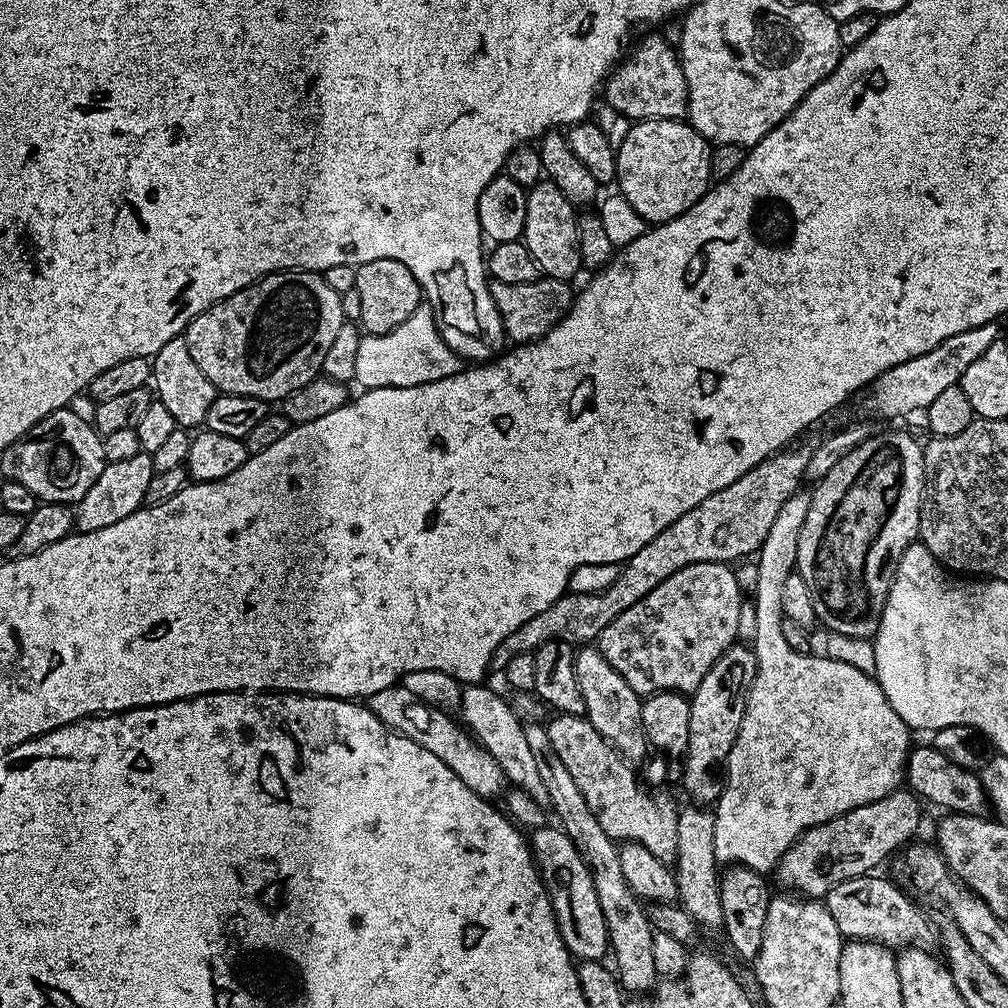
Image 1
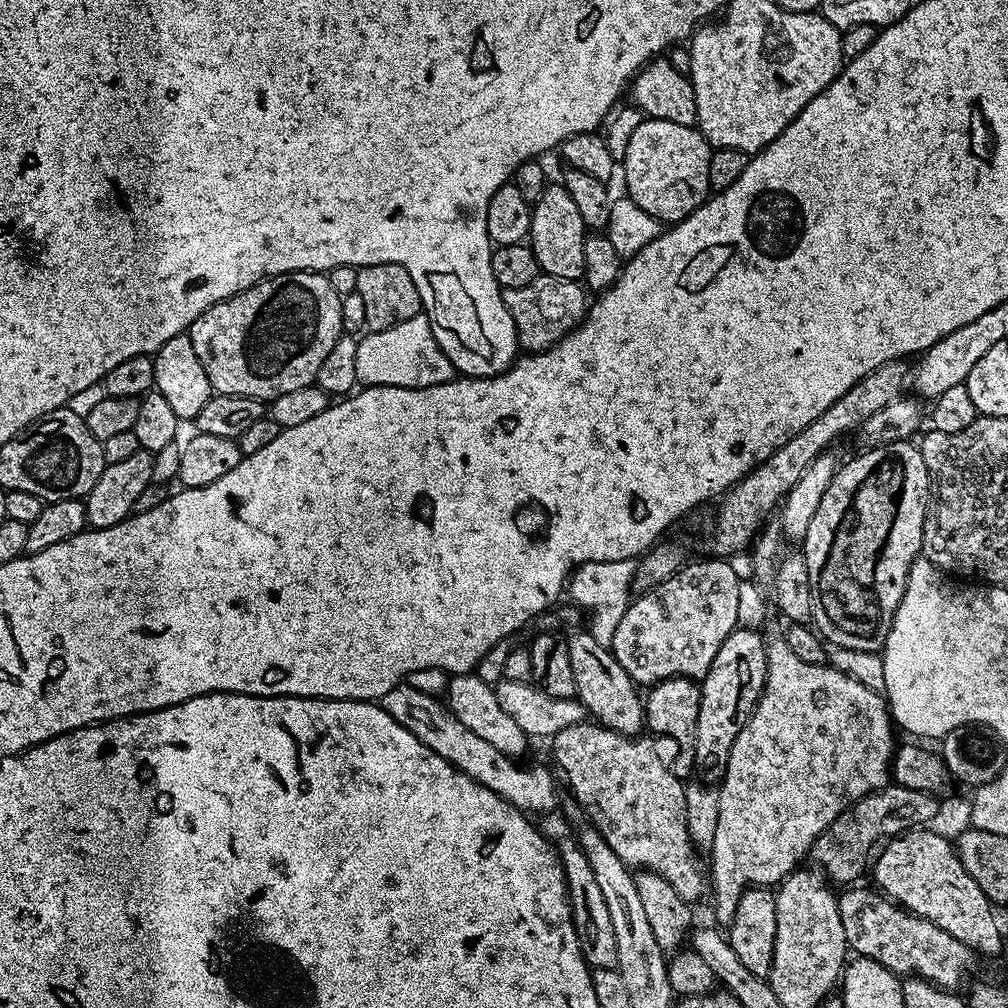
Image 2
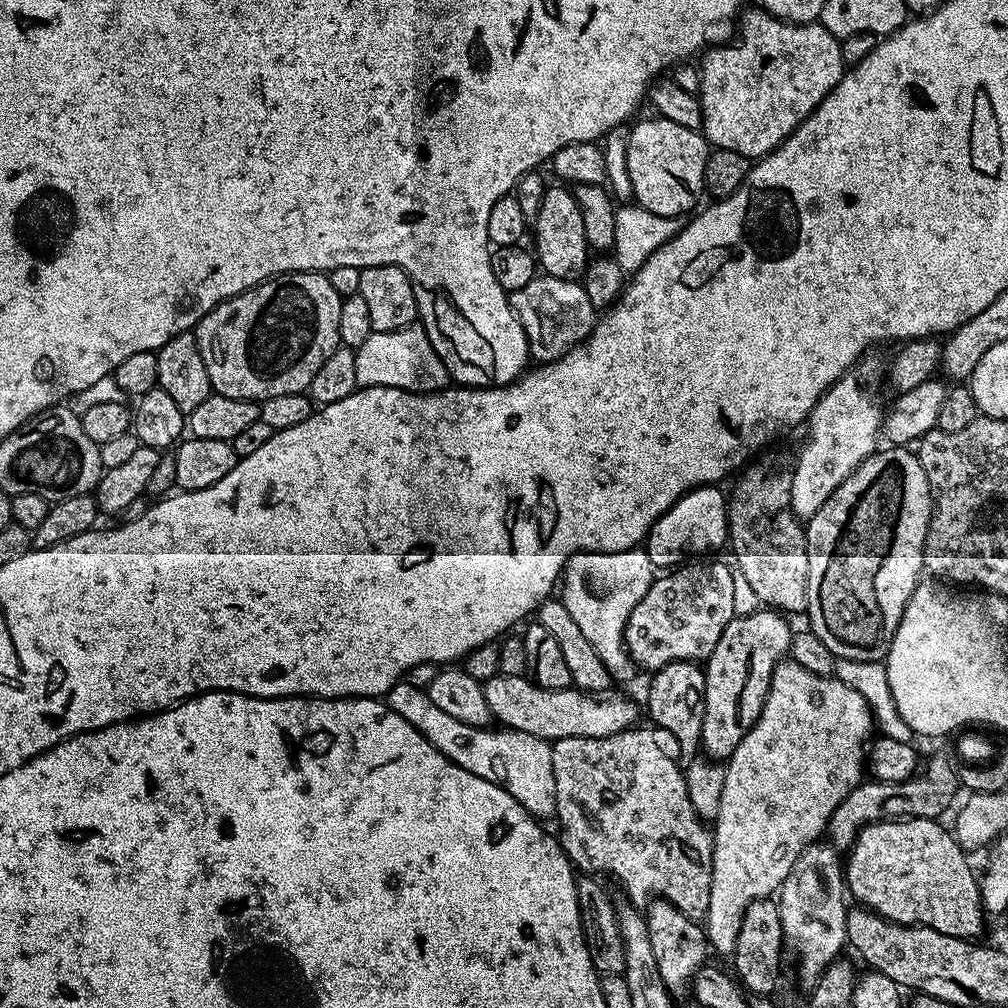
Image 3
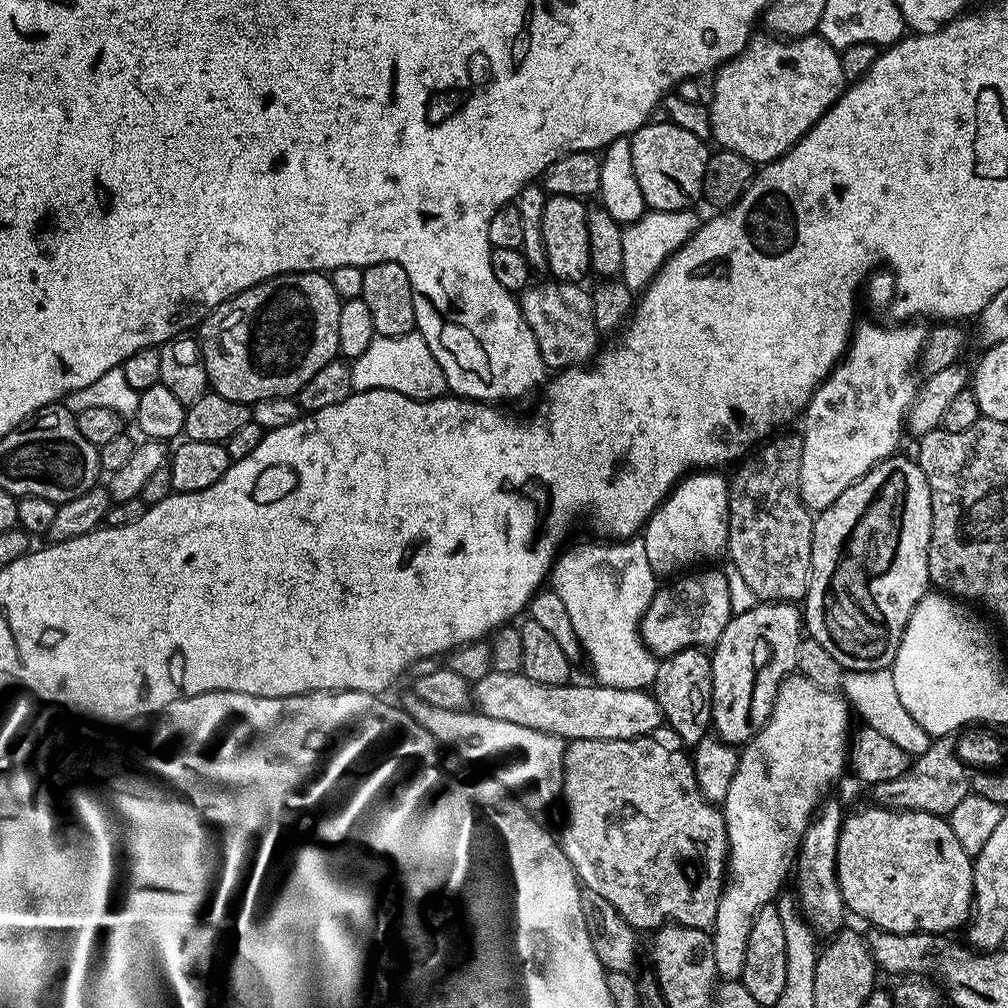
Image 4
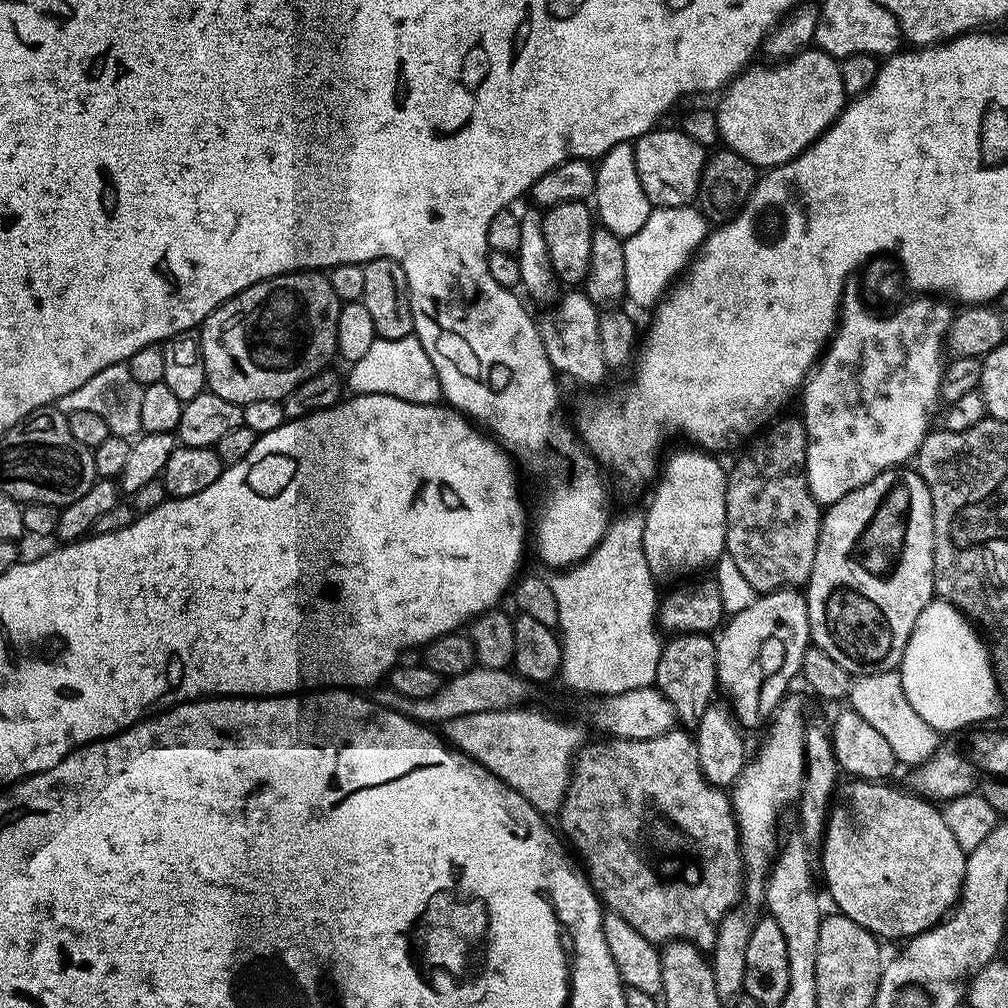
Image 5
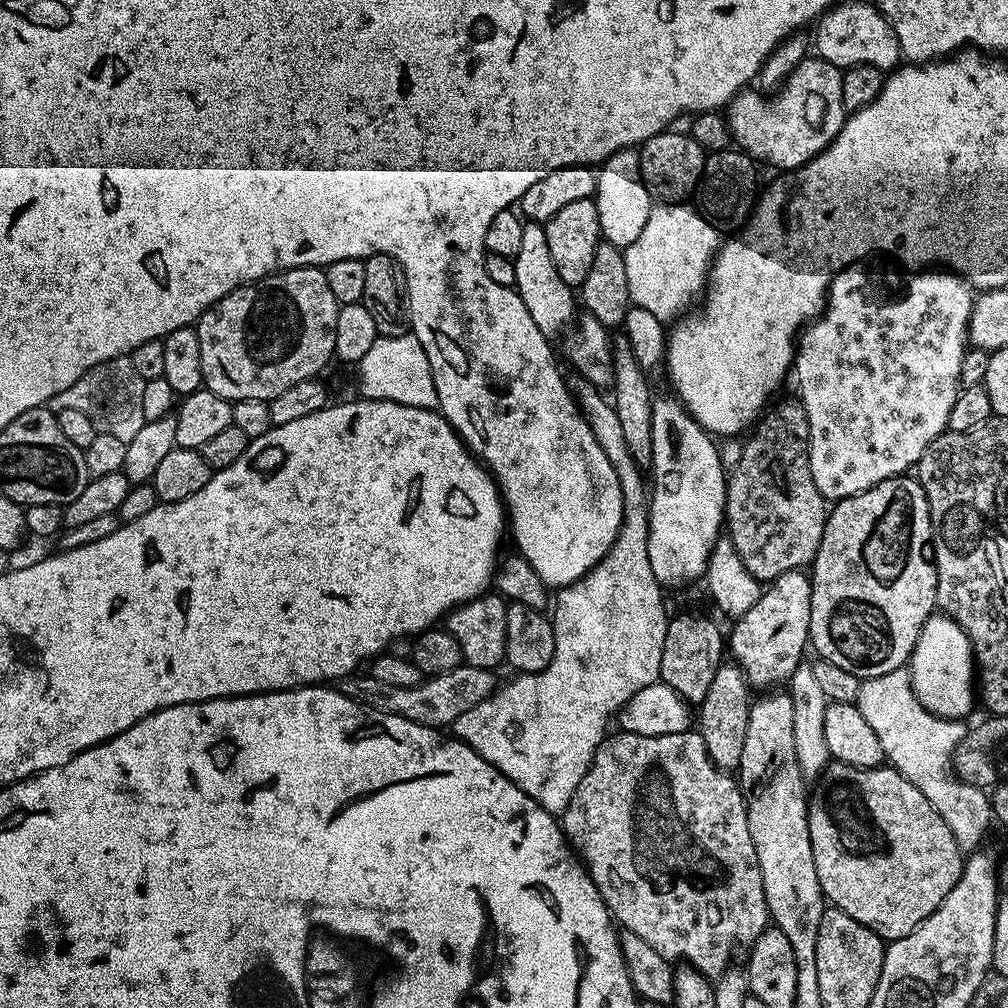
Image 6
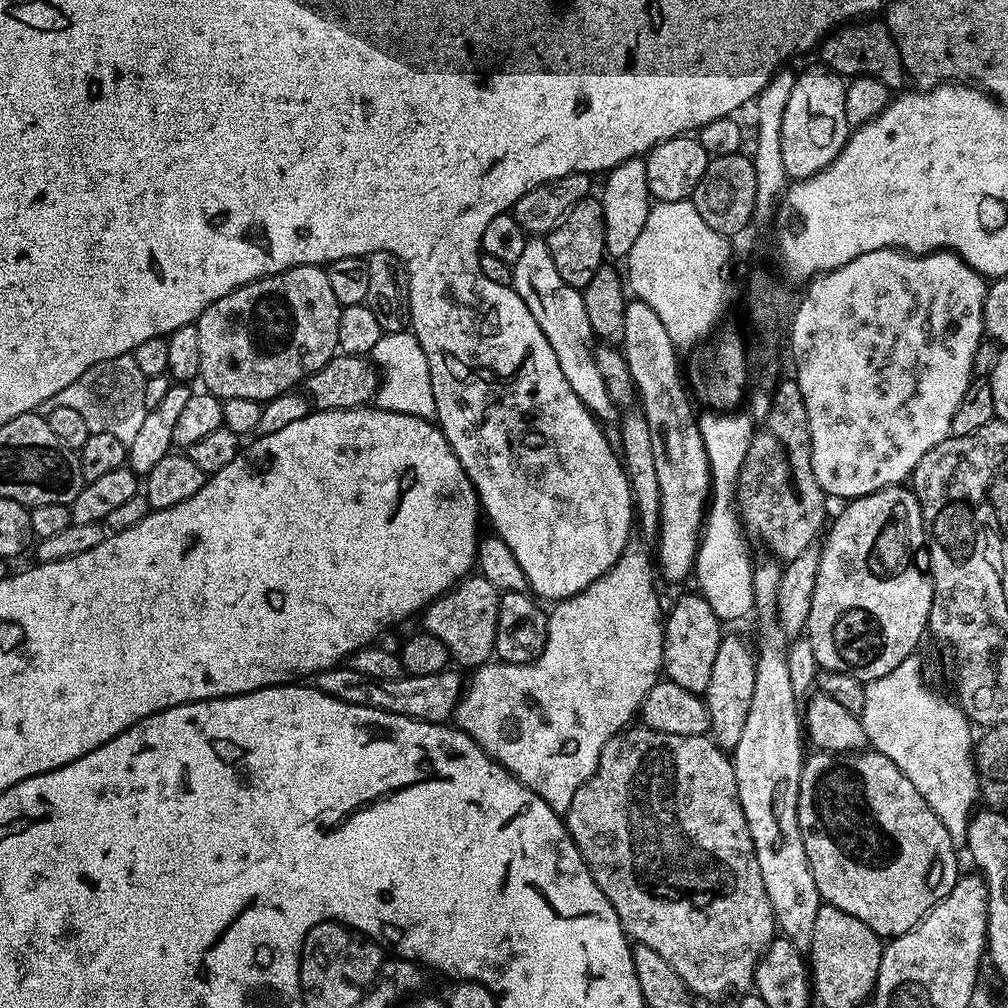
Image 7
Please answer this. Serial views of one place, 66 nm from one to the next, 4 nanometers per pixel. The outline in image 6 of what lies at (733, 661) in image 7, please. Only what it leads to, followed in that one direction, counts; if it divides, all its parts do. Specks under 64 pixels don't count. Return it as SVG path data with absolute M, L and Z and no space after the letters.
M724 662L721 663L718 674L714 674L714 682L710 682L710 691L706 698L698 705L698 731L702 742L706 742L710 758L719 768L736 770L742 762L748 715L753 706L753 701L748 700L748 692L750 693L750 685L740 665L735 662Z

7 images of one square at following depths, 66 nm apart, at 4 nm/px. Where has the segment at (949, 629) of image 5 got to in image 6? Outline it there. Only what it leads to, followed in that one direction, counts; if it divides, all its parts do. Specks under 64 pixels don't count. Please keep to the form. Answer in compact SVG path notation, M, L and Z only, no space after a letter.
M933 614L922 626L910 661L912 689L918 702L935 716L964 718L974 700L972 642L949 616Z

